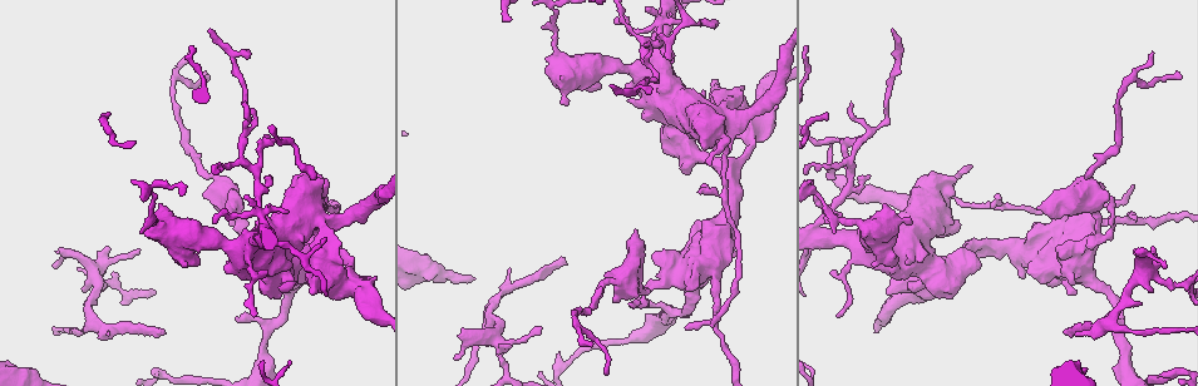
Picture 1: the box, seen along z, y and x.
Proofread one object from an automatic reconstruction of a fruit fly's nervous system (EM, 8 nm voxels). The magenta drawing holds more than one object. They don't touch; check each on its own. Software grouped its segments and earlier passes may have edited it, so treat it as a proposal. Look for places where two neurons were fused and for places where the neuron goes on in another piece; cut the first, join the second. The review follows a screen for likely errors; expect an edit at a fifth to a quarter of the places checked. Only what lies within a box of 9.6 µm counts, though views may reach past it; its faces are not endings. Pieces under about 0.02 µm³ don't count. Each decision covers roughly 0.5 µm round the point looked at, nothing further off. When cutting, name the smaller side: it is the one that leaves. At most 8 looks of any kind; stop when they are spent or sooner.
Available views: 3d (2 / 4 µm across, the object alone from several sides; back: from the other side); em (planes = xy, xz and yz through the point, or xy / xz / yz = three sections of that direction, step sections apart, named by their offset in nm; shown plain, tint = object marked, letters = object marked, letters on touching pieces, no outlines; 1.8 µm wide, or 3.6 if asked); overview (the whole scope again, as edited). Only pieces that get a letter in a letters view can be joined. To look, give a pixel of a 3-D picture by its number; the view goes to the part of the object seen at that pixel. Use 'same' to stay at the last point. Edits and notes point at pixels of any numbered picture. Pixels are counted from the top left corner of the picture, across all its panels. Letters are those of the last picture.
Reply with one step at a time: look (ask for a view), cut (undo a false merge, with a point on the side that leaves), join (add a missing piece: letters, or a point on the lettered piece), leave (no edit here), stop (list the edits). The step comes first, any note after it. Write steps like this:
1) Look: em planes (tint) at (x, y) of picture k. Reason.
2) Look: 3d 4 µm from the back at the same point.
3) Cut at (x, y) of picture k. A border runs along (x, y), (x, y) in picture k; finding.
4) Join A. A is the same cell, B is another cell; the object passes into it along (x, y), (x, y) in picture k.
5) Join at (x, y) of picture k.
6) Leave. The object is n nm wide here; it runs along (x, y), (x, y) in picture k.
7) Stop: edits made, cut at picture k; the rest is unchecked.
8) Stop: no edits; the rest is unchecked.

Look: 3d 4 µm at (1132, 186) of picture 1. Branch stops here.

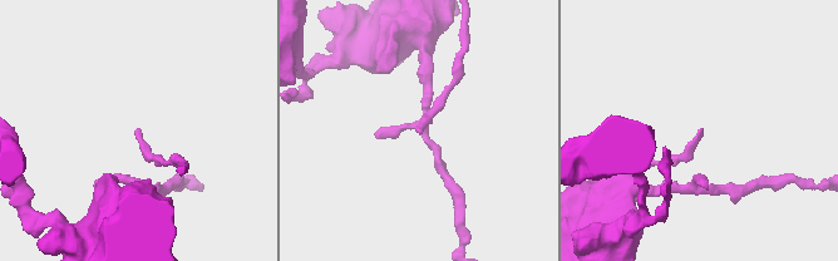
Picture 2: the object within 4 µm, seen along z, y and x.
Look: em 3.6 µm planes (letters) at (420, 132) of picture 2. Now the EM.

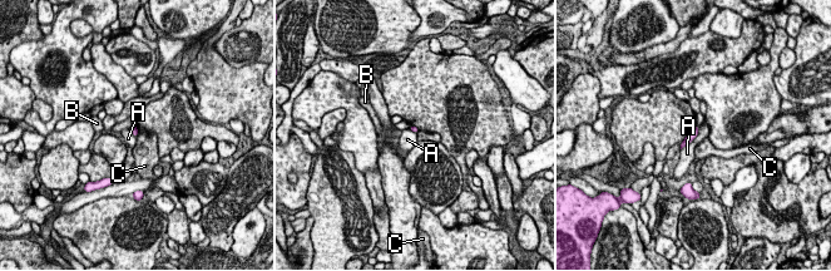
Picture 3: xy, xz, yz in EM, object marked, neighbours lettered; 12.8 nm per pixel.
Leave. The object is 70 nm wide here; A, B and C are other cells; it runs along (696, 128), (683, 144) in picture 3; none of them fits.

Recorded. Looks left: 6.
Look: em yz step 8 (tint) at (1180, 77) of picture 1. Branch stops here.

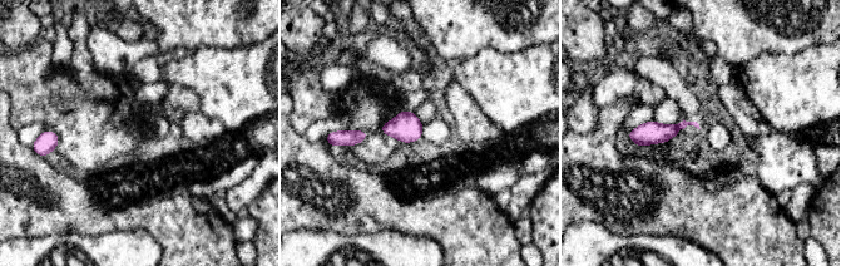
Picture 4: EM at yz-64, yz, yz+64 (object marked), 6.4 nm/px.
Look: em planes (letters) at the same point. Another direction.

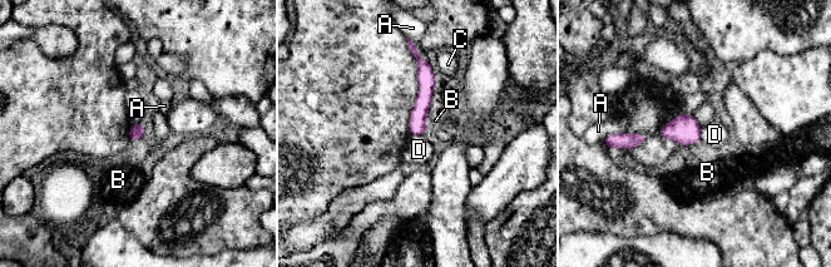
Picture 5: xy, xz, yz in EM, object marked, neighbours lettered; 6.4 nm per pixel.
Leave. The object is 100 nm wide here; A, B, C and D are other cells; a border runs along (425, 133), (411, 136) in picture 5; none of them fits.

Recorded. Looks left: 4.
Look: 3d 4 µm at (1035, 251) of picture 1. Thick turns thin.

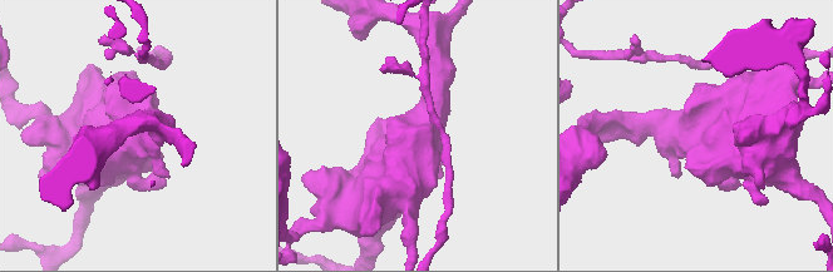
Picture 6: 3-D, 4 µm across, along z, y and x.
Look: em planes (plain) at (140, 134) of picture 6. Shape alone is not enough.

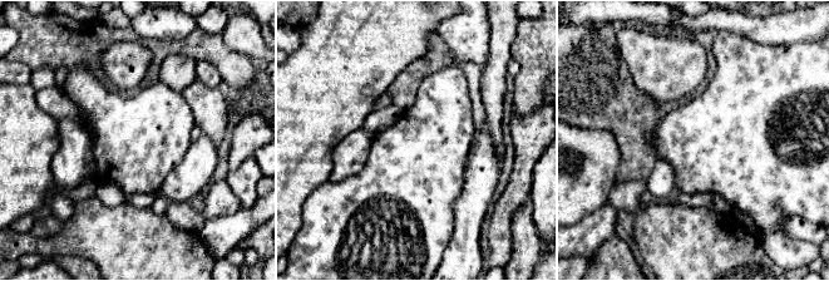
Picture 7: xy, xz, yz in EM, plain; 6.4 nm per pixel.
Look: em planes (letters) at the same point.

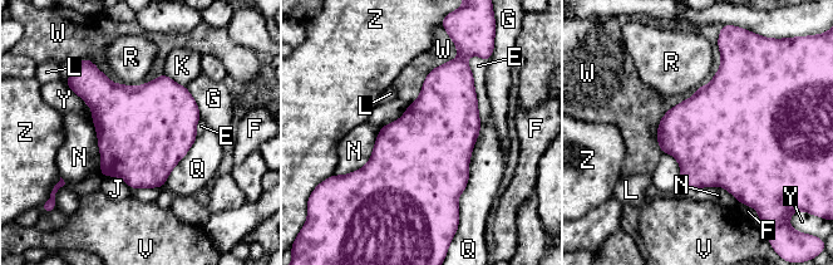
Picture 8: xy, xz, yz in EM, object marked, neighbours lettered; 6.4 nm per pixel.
Leave. E, F, G, J, K, L, N, Q, R, V, W, Y and Z are other cells; a border runs along (68, 86), (89, 107), (92, 121) in picture 8; all the same neuron.

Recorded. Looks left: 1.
Stop: no edits; the rest is unchecked.

